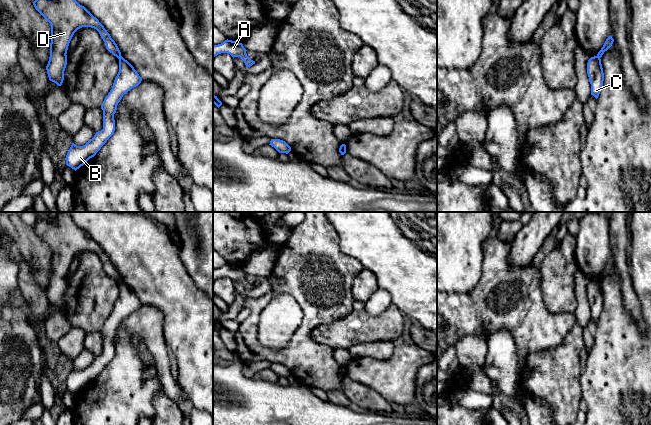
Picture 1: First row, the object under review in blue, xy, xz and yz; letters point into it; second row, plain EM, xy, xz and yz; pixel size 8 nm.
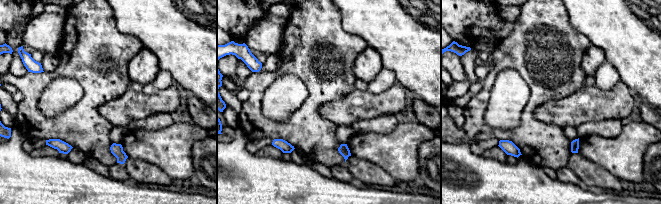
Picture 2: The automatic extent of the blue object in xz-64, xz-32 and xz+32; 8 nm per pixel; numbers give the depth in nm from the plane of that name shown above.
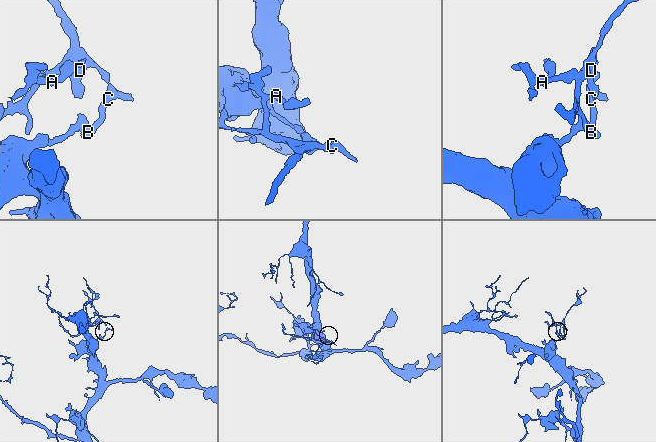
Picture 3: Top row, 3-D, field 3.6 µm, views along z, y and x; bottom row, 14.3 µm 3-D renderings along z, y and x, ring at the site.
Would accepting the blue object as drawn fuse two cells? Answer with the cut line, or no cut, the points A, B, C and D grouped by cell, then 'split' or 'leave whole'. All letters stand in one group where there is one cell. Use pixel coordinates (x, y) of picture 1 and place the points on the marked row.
cut in xy along (121, 56), (118, 58); A D / B C; split

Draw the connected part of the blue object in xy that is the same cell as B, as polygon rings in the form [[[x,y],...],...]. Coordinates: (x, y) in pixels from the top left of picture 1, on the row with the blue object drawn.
[[[122,56],[119,59],[119,72],[114,80],[112,89],[104,99],[101,109],[103,110],[103,129],[96,132],[84,146],[72,143],[66,155],[66,165],[75,171],[83,166],[90,158],[94,157],[115,131],[114,114],[117,105],[123,95],[132,88],[138,86],[142,78],[134,67]]]

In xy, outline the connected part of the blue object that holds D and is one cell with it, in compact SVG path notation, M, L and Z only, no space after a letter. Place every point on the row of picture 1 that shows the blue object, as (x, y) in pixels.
M35 0L35 9L51 25L50 57L46 66L49 80L61 86L67 65L67 50L74 33L82 27L96 29L106 49L117 58L121 52L110 34L84 6L76 0Z

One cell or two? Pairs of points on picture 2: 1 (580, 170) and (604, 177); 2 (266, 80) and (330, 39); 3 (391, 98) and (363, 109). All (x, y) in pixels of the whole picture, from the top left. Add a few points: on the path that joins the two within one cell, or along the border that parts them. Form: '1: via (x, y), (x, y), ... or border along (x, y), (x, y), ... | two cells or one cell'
1: via (586, 170), (598, 177) | one cell
2: via (282, 69), (314, 43) | one cell
3: via (384, 103), (370, 105) | one cell

